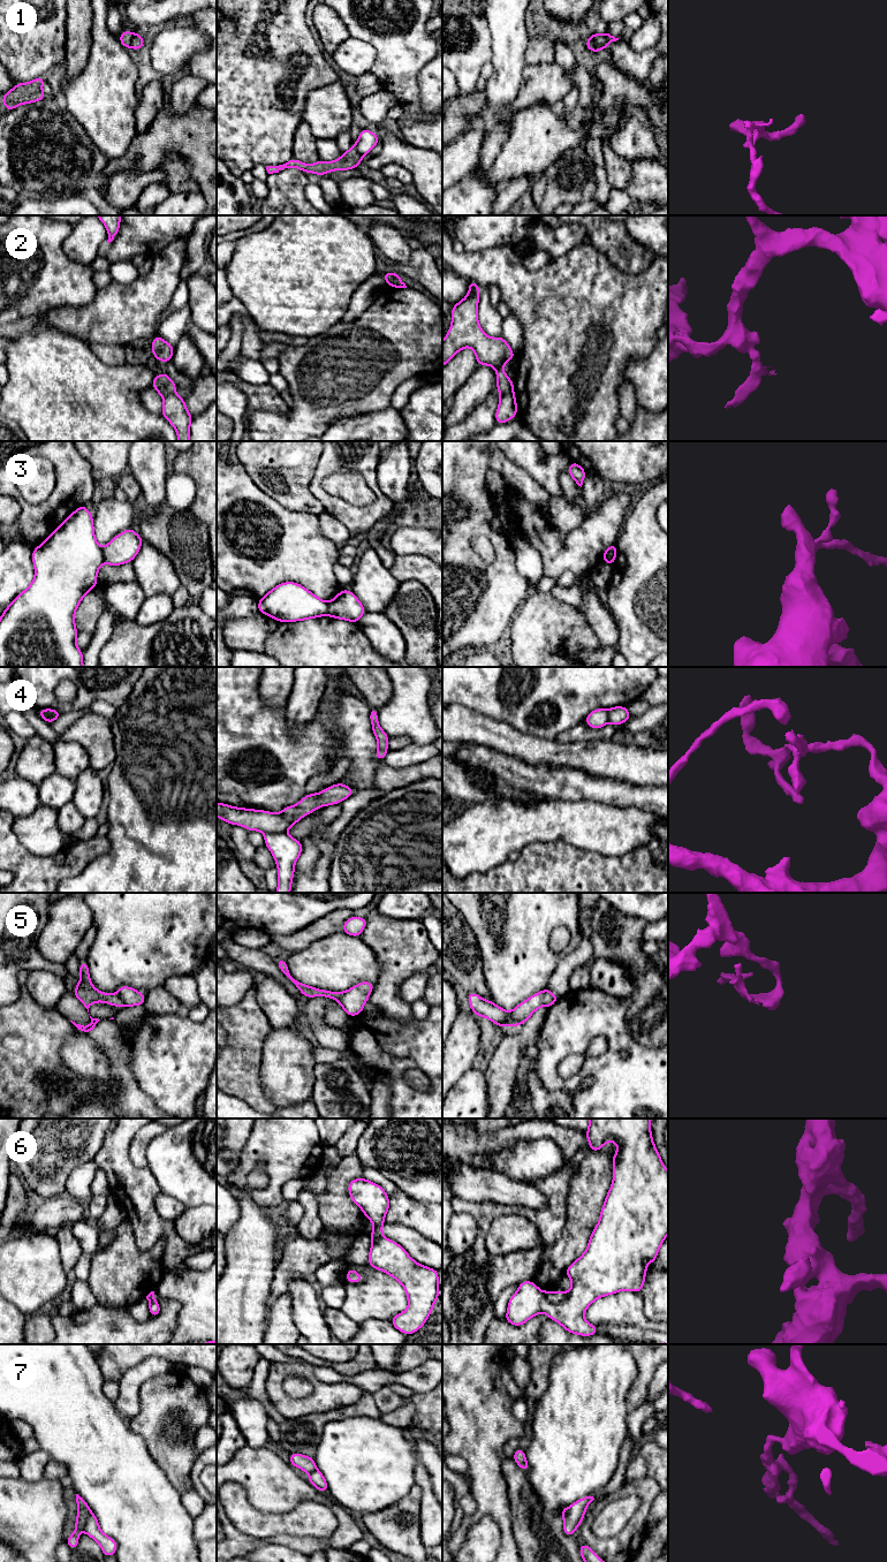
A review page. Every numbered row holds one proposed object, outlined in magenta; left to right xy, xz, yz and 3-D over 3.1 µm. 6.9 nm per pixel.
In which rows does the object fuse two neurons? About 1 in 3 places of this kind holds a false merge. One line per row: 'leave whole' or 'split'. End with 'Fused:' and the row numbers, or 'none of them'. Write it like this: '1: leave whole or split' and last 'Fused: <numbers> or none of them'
1: split
2: split
3: split
4: split
5: leave whole
6: split
7: split
Fused: 1, 2, 3, 4, 6, 7

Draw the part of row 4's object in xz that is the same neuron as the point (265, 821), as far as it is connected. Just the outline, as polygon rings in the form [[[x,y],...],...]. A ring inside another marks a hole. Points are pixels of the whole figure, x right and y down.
[[[336,783],[321,793],[305,795],[296,805],[286,806],[280,813],[217,803],[217,817],[230,825],[243,826],[250,832],[282,833],[318,807],[341,803],[355,793],[347,784]]]

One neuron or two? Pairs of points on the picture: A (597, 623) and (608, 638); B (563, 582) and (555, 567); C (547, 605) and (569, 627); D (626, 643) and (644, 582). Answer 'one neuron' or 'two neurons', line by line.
A: one neuron
B: two neurons
C: one neuron
D: one neuron

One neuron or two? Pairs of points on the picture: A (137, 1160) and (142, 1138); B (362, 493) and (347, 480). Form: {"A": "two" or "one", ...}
{"A": "one", "B": "one"}

